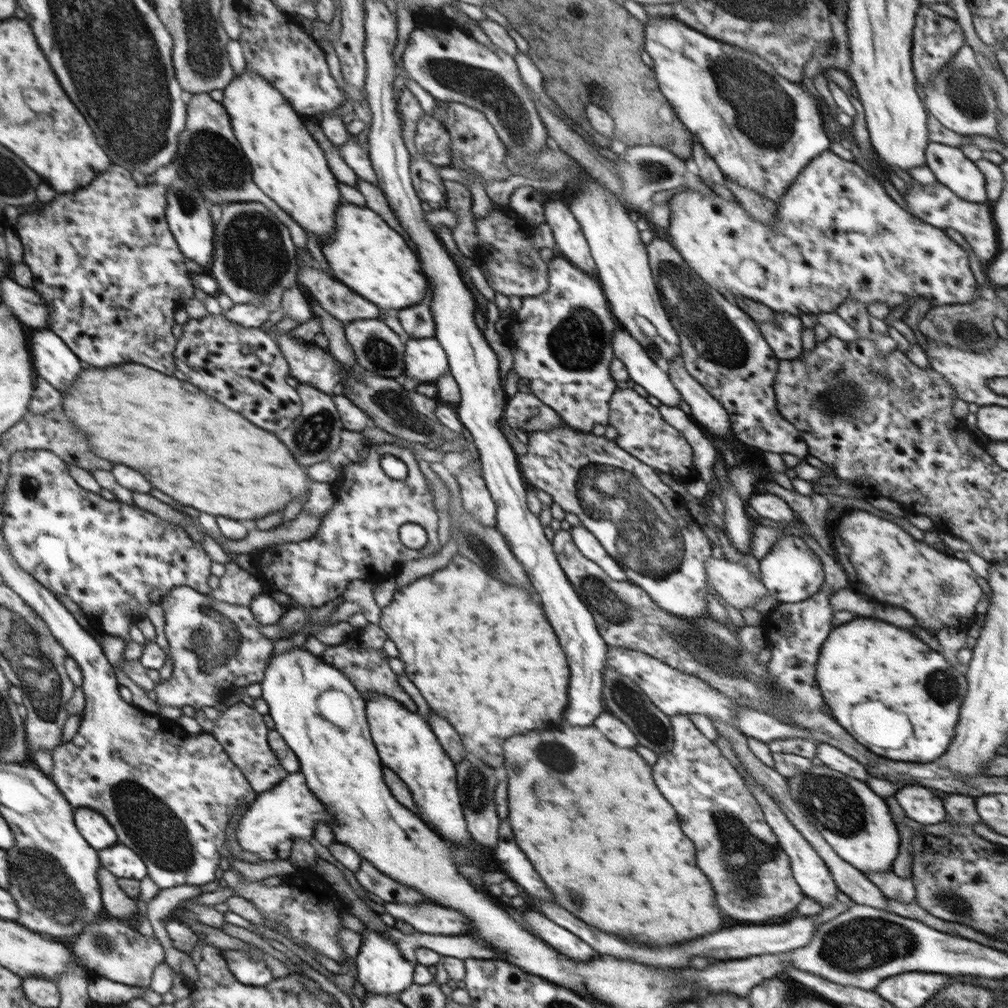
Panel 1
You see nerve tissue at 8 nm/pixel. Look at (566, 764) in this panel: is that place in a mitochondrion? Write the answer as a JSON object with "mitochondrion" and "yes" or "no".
{"mitochondrion":"yes"}

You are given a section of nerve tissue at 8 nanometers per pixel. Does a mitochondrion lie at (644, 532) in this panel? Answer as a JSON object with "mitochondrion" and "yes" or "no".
{"mitochondrion":"yes"}

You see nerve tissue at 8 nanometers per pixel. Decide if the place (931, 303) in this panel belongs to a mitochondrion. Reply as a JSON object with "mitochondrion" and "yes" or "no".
{"mitochondrion":"no"}

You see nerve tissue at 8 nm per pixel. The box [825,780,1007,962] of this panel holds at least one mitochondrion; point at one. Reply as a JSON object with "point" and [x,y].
{"point":[943,899]}

